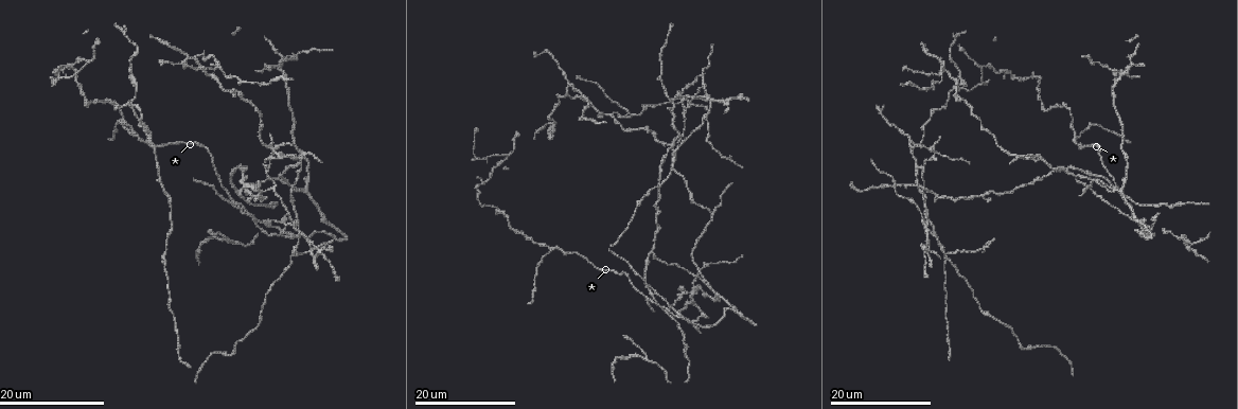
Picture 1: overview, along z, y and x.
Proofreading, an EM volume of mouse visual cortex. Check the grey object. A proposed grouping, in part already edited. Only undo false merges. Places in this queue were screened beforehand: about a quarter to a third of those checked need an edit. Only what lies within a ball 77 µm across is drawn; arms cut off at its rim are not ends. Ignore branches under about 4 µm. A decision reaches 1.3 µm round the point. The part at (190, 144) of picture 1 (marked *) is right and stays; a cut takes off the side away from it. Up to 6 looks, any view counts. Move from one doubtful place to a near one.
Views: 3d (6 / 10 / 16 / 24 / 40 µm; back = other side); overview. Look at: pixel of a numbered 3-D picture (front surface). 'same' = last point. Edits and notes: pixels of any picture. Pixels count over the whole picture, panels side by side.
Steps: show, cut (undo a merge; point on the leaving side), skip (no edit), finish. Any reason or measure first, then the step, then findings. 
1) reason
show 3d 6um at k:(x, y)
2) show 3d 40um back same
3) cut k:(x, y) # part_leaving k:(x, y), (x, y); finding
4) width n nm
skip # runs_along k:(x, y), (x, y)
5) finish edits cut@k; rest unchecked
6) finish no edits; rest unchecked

four or more arms meet
show 3d 24um at 1:(702, 277)

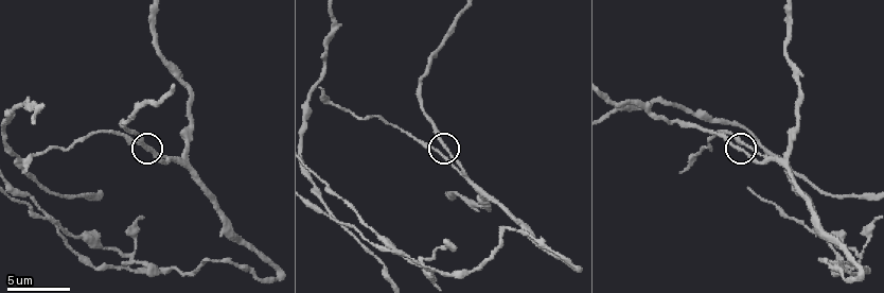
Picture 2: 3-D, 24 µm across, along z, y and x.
show 3d 6um at 2:(745, 147)

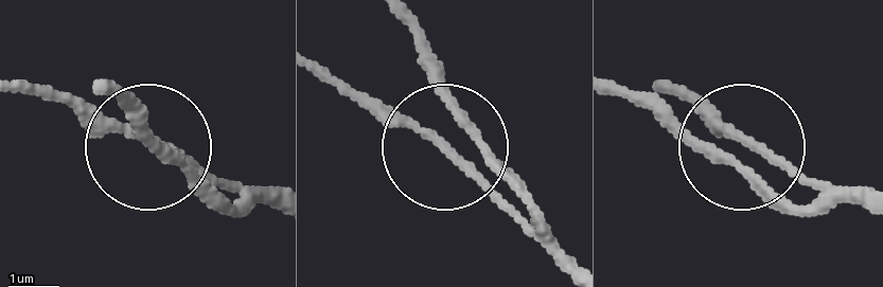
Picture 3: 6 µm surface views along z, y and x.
skip # runs_along 3:(868, 205), (734, 139), (683, 88); continuous, no second neuron

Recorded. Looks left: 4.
looks like a crossing
show 3d 6um at 2:(424, 265)

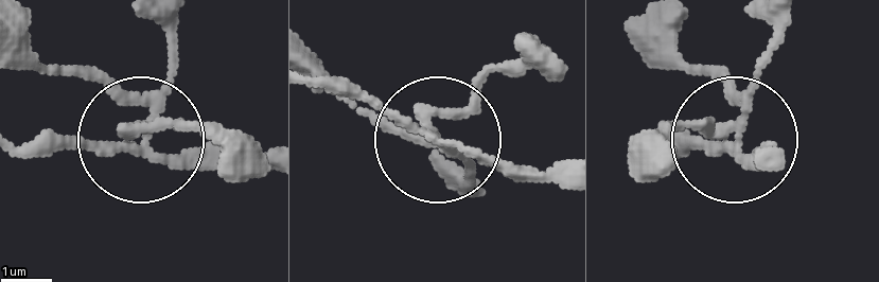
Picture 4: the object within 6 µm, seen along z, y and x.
width 210 nm
cut 4:(182, 130) # part_leaving 4:(728, 129), (707, 74), (665, 70); two neurons meet here

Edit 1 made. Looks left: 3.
three arms meet
show 3d 16um at 1:(985, 194)

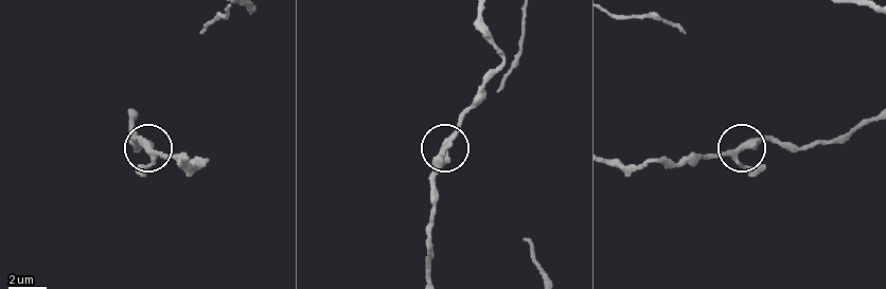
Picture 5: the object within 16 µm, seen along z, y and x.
zoom in
show 3d 6um at 5:(150, 152)

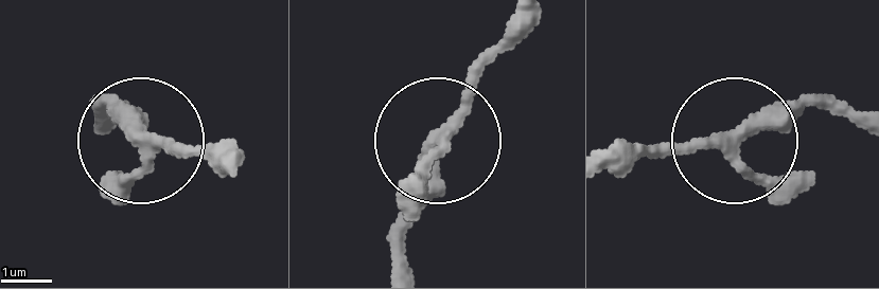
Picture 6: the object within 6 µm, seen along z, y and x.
arms 3
skip # runs_along 6:(861, 116), (785, 104), (722, 142), (625, 142); all the same neuron

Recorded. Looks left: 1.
finish edits cut@4; rest unchecked

